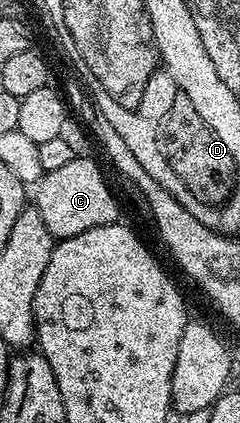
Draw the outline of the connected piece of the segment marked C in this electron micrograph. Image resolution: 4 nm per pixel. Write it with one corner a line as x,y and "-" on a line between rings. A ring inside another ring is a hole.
77,156
69,160
69,164
57,168
57,172
44,173
37,189
39,191
33,194
34,209
41,212
45,228
49,228
52,238
56,240
81,236
81,232
89,232
89,228
113,226
120,221
115,194
107,187
102,168
91,158

